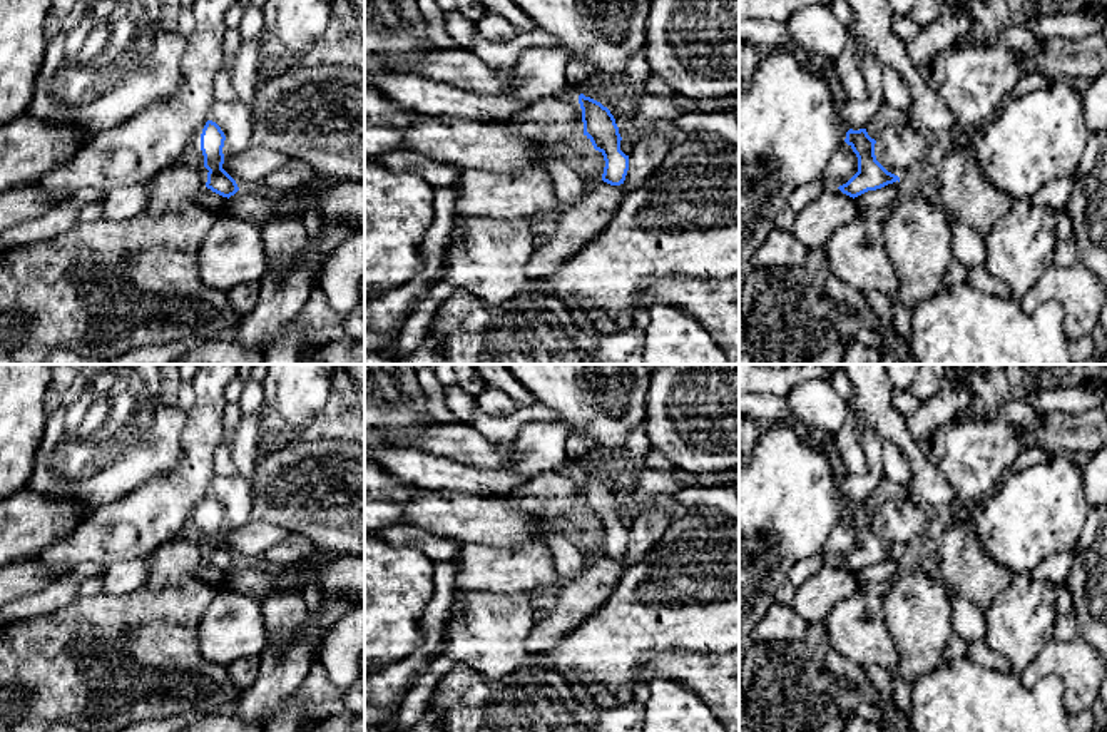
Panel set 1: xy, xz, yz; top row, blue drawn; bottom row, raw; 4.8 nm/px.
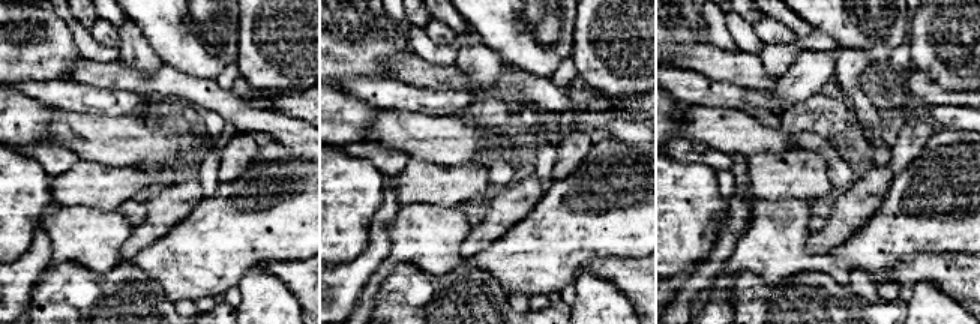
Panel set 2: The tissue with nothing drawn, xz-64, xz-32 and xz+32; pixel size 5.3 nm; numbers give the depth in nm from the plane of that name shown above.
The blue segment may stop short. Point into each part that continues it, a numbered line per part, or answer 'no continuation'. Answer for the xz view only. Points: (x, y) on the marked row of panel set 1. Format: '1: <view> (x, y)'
no continuation

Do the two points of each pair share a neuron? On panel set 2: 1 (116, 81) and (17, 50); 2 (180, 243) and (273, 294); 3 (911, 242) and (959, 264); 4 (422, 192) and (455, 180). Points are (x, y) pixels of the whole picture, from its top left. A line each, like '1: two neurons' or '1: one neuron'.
1: two neurons
2: two neurons
3: two neurons
4: one neuron

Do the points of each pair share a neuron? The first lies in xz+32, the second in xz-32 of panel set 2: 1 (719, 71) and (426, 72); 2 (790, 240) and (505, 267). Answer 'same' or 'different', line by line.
1: same
2: different

